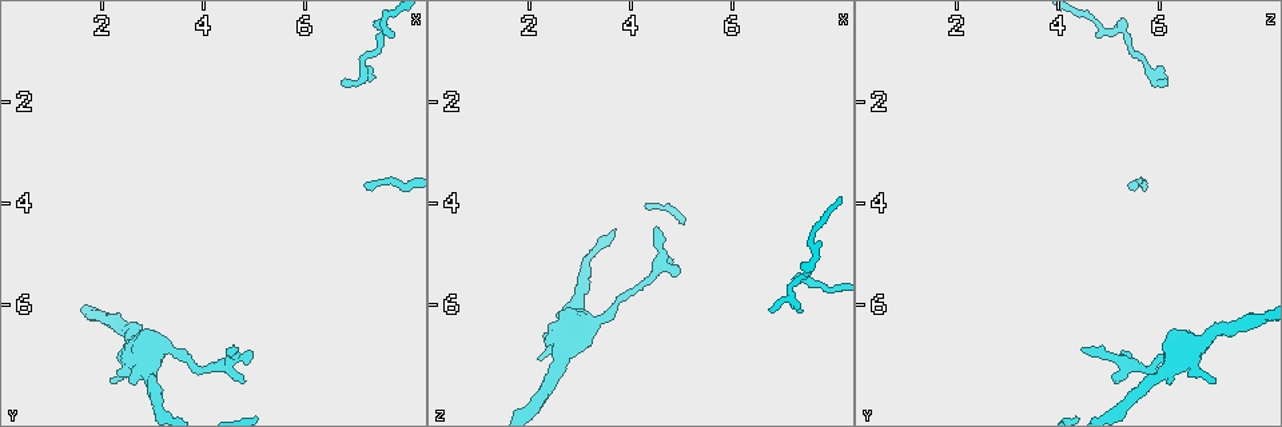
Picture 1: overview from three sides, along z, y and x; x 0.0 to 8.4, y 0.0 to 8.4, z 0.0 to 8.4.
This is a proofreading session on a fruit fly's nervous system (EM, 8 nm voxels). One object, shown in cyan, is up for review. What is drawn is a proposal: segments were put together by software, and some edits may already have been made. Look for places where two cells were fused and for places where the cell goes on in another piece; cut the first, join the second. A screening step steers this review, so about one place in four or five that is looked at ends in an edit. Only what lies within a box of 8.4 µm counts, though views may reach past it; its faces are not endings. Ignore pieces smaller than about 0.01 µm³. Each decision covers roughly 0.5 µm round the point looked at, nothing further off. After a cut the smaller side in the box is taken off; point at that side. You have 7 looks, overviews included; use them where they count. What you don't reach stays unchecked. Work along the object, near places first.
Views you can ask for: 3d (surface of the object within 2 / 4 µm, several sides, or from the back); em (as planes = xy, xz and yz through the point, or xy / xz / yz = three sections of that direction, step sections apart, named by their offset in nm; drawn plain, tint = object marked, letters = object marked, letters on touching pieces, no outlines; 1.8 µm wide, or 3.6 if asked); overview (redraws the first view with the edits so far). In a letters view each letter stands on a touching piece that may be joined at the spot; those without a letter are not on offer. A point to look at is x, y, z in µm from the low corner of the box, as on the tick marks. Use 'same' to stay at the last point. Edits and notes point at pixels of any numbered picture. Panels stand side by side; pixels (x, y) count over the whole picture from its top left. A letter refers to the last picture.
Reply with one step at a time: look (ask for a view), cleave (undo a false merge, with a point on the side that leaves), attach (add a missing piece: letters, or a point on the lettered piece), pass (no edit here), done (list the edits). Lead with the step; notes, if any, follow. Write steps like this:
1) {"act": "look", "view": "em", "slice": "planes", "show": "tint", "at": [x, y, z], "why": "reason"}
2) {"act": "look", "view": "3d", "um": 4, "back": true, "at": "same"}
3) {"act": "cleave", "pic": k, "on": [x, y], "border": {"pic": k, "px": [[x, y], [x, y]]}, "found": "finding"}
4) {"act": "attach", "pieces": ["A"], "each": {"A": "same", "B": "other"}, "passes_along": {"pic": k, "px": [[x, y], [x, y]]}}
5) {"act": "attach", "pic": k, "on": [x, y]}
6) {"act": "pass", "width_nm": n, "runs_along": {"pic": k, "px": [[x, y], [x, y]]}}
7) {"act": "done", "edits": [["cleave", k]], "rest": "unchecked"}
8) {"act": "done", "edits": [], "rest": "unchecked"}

{"act": "look", "view": "3d", "um": 4, "at": [4.55, 6.85, 4.55], "why": "free end"}

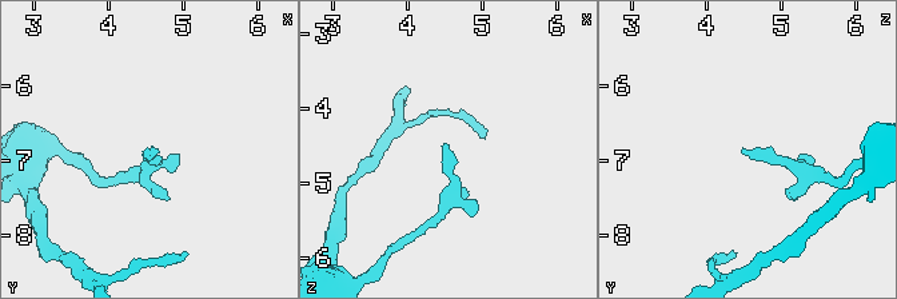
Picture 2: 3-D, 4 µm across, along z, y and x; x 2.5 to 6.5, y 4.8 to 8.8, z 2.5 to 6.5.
{"act": "look", "view": "em", "slice": "xz", "step": 16, "show": "letters", "at": [4.55, 6.85, 4.50]}

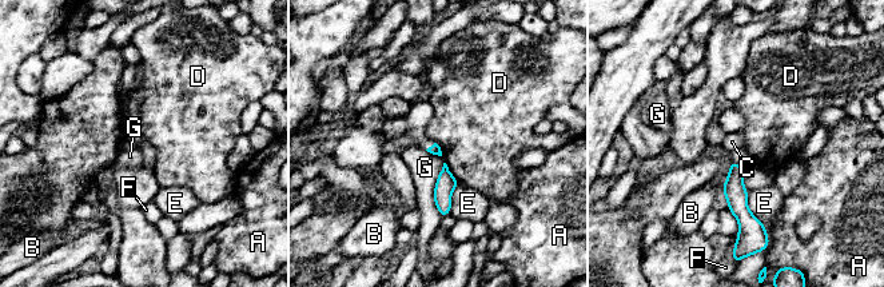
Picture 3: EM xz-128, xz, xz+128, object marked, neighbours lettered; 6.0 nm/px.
{"act": "look", "view": "em", "slice": "planes", "show": "letters", "at": "same", "why": "cut it another way"}

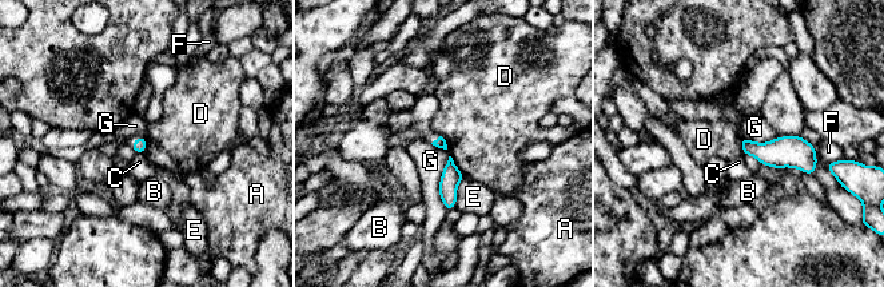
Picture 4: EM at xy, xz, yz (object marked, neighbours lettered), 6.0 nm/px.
{"act": "pass", "each": {"A": "other", "B": "other", "C": "other", "D": "other", "E": "other", "F": "other", "G": "other"}, "border": {"pic": 4, "px": [[450, 155], [456, 167], [465, 176]]}, "found": "no lettered piece goes on from it"}

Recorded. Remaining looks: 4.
{"act": "look", "view": "3d", "um": 4, "at": [3.15, 6.80, 6.35]}

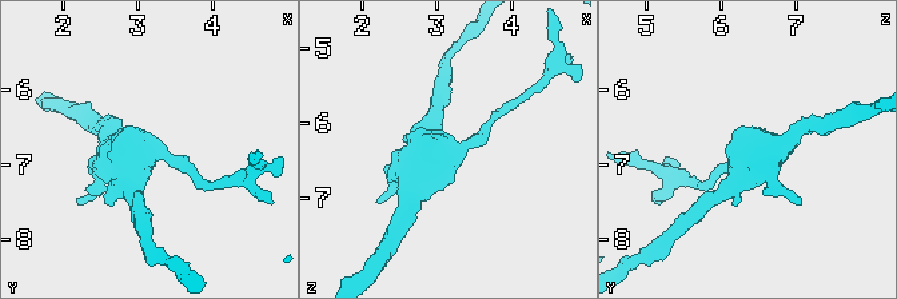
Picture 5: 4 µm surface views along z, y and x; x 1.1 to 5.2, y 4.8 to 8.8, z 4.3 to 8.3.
{"act": "look", "view": "em", "um": 3.6, "slice": "planes", "show": "letters", "at": [3.15, 6.85, 6.35], "why": "shape alone is not enough"}

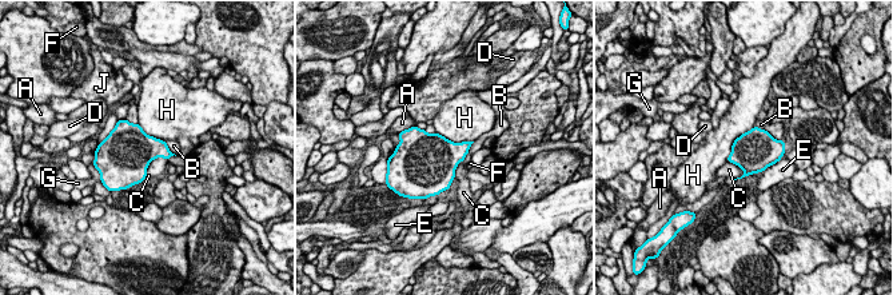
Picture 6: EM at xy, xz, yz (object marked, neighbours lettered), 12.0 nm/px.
{"act": "pass", "longest_contact_nm": ["H", 550], "each": {"A": "other", "B": "other", "C": "other", "D": "other", "E": "other", "F": "other", "G": "other", "H": "other", "J": "other"}, "border": {"pic": 6, "px": [[754, 126], [734, 140], [725, 160]]}, "found": "all the same cell"}

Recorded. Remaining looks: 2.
{"act": "look", "view": "em", "um": 3.6, "slice": "planes", "show": "plain", "at": [6.80, 1.60, 6.05], "why": "branch stops here"}

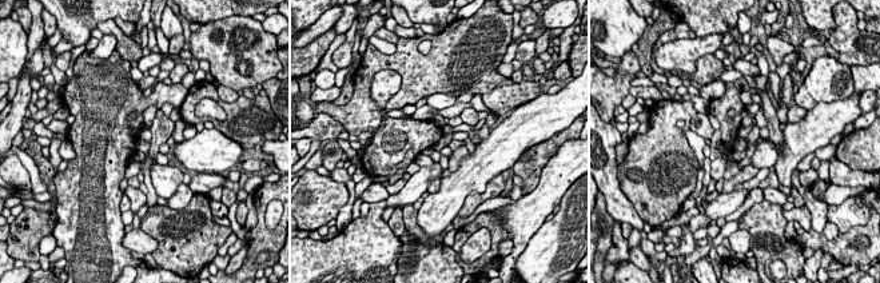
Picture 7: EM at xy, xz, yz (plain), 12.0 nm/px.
{"act": "look", "view": "em", "um": 3.6, "slice": "planes", "show": "letters", "at": "same", "why": "what lies round it"}

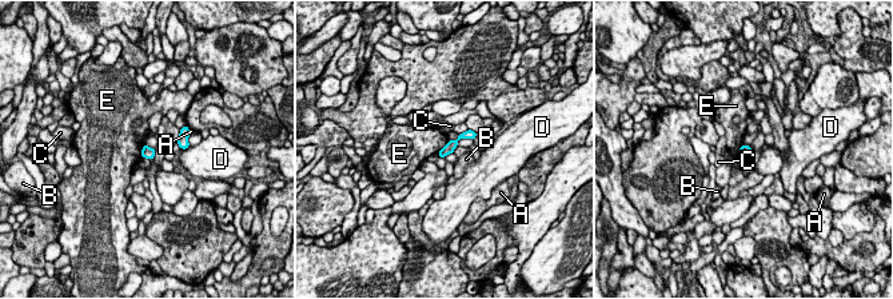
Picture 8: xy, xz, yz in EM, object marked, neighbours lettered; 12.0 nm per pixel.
{"act": "pass", "each": {"A": "other", "B": "other", "C": "other", "D": "other", "E": "other"}, "runs_along": {"pic": 8, "px": [[473, 135], [461, 136], [442, 154]]}, "found": "no lettered piece goes on from it"}

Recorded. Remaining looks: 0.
{"act": "done", "edits": [], "rest": "unchecked"}

